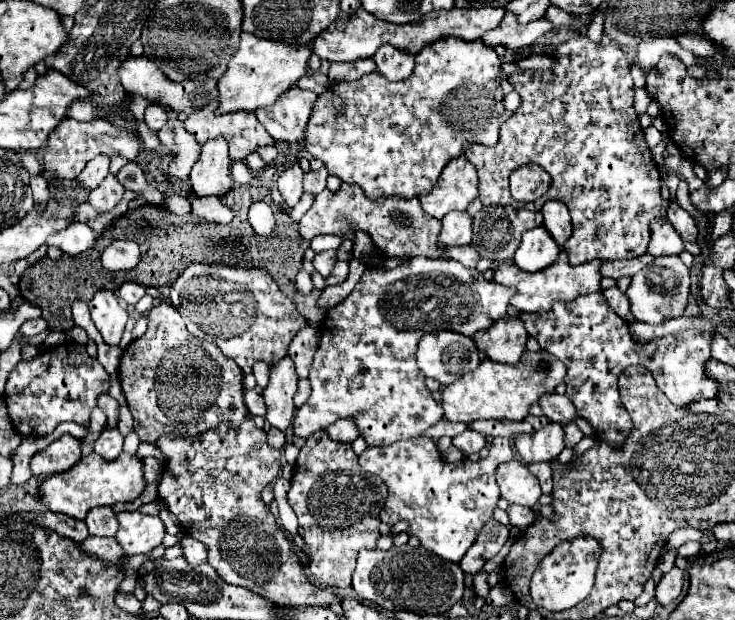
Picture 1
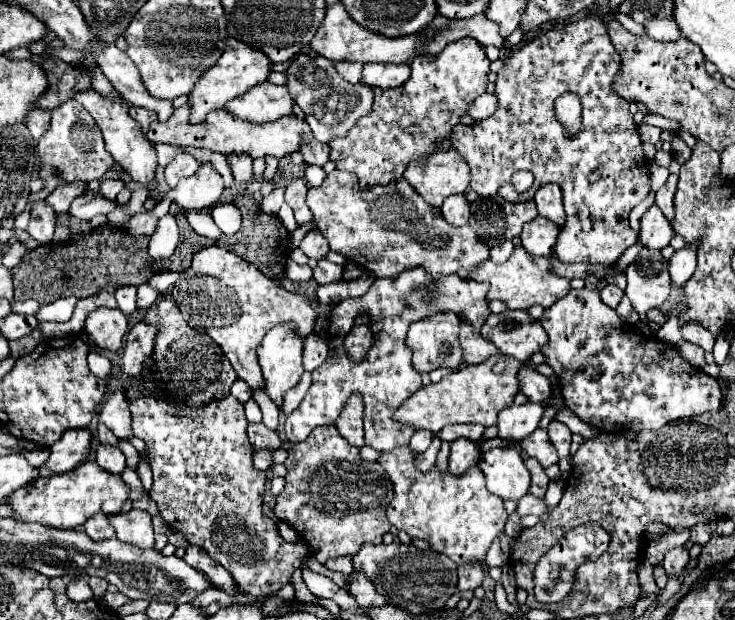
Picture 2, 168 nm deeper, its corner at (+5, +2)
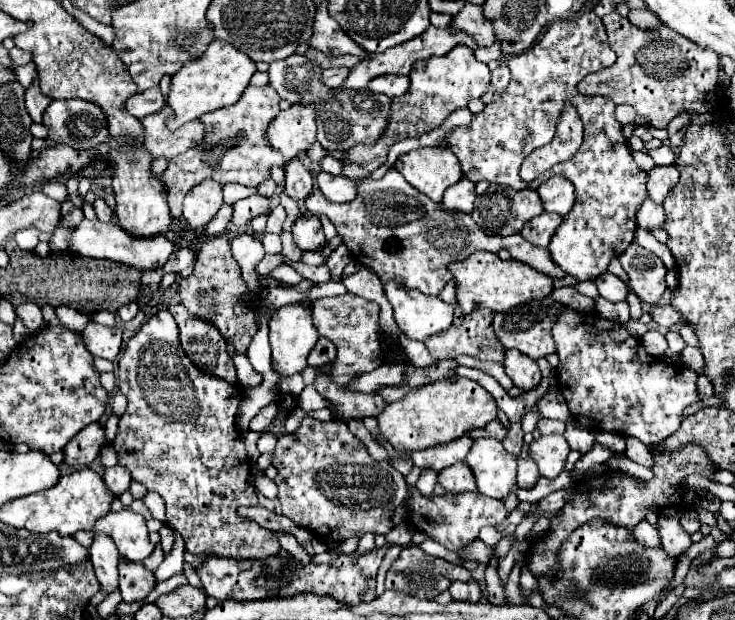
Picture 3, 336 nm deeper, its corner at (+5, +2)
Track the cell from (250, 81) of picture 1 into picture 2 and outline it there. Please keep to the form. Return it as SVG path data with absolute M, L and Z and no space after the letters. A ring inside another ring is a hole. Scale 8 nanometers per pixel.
M233 37L227 39L227 47L225 53L221 55L221 59L217 61L215 67L211 67L193 87L193 91L189 93L189 103L191 103L191 123L201 123L205 121L207 113L225 107L229 101L237 99L241 93L265 83L269 79L269 75L273 73L271 69L273 61L269 61L269 57L265 57L265 53L261 53L259 49L253 49L251 45L245 45L243 41L237 41Z

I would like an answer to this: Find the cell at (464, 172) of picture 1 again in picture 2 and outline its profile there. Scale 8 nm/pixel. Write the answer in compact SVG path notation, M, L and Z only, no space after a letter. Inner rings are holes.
M455 149L433 153L425 165L415 161L409 163L403 177L425 199L427 205L437 209L443 205L445 197L465 193L471 179L467 161Z

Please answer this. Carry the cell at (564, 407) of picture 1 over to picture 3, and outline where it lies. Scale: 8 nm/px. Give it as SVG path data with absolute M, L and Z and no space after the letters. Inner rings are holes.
M505 349L505 361L503 361L505 373L513 379L513 383L521 389L533 389L541 381L541 371L535 361L529 361L529 357L517 353L515 349Z

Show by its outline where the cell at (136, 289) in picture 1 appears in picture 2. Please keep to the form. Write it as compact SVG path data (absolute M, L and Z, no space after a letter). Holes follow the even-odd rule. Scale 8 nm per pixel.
M119 287L115 291L115 297L117 297L117 307L125 313L125 315L131 315L135 311L135 287Z

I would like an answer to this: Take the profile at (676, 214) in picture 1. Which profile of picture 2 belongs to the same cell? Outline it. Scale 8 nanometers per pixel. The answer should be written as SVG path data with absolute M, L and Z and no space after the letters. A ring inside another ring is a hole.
M671 175L667 183L655 193L655 203L669 221L673 221L673 193L675 191L677 191L677 175Z

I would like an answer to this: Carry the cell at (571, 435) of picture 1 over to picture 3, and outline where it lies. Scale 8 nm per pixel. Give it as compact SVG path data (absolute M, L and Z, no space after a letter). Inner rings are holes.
M541 417L541 419L537 421L537 429L539 429L541 435L553 435L553 433L563 435L563 433L565 433L565 423L563 423L563 421L553 421L553 419Z

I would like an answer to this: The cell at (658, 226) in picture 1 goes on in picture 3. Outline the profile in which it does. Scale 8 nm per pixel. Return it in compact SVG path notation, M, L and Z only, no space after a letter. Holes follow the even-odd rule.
M645 199L641 203L641 209L637 211L637 225L641 229L653 229L653 227L661 227L663 221L665 221L665 213L663 213L663 207Z

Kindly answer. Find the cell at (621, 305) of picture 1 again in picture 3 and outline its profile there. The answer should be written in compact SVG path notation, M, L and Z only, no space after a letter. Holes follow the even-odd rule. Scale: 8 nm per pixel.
M609 271L601 273L601 277L595 279L595 285L599 289L599 295L609 299L609 301L625 301L627 295L629 295L627 283L621 281L617 275L613 275Z

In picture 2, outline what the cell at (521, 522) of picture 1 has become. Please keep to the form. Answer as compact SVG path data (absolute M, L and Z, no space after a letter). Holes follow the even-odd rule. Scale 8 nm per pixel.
M531 493L525 495L525 497L521 497L519 503L517 503L517 513L519 513L519 517L525 517L525 515L529 515L529 513L541 517L545 511L547 511L547 507L545 507L543 499L533 497Z

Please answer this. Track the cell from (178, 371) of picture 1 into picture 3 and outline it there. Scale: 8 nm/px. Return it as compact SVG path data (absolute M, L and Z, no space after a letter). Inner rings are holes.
M173 305L169 311L179 325L181 345L191 361L205 373L237 383L235 365L227 353L225 339L219 329L207 321L201 321L201 317L193 317L193 313L189 313L183 305Z

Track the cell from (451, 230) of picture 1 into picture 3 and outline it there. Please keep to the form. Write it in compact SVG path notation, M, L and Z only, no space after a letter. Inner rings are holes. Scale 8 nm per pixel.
M467 177L457 181L457 185L449 187L443 195L443 205L447 209L459 209L459 211L471 213L473 203L475 203L475 183L469 181Z

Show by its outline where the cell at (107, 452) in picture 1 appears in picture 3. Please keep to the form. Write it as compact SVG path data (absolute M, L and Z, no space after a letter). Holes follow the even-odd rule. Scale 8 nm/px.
M121 465L105 469L105 477L103 479L105 479L105 485L111 489L111 493L117 495L117 497L123 495L129 489L129 485L131 485L131 475Z

